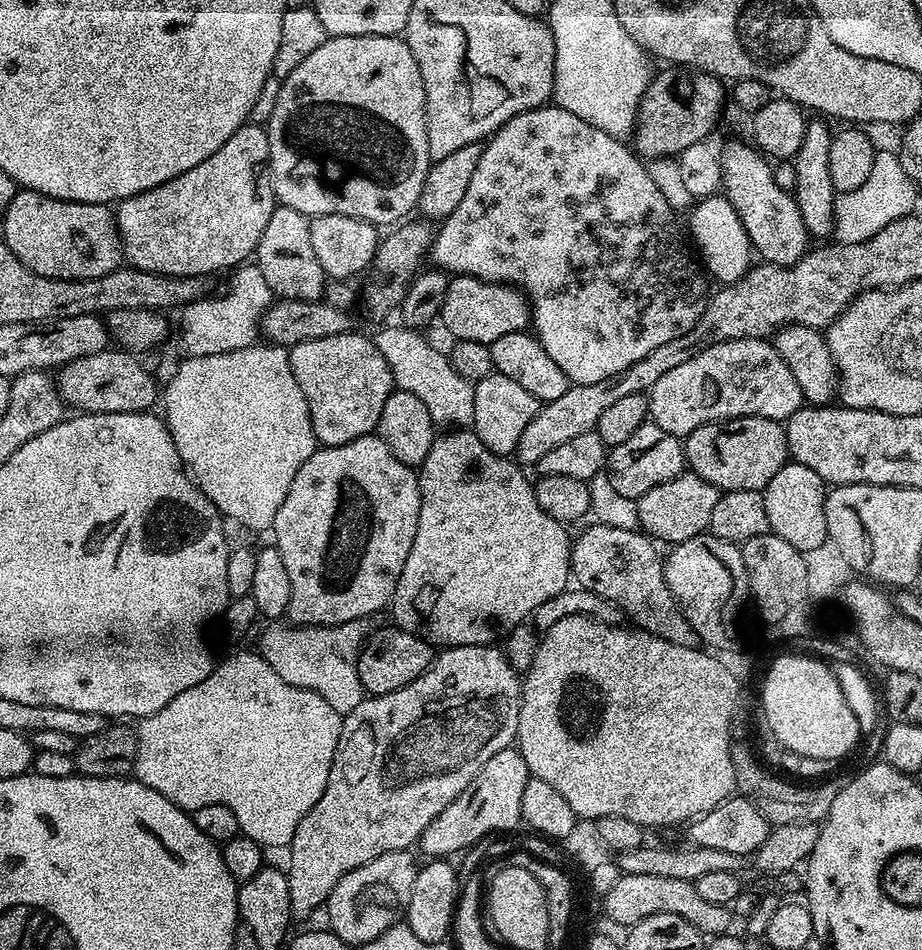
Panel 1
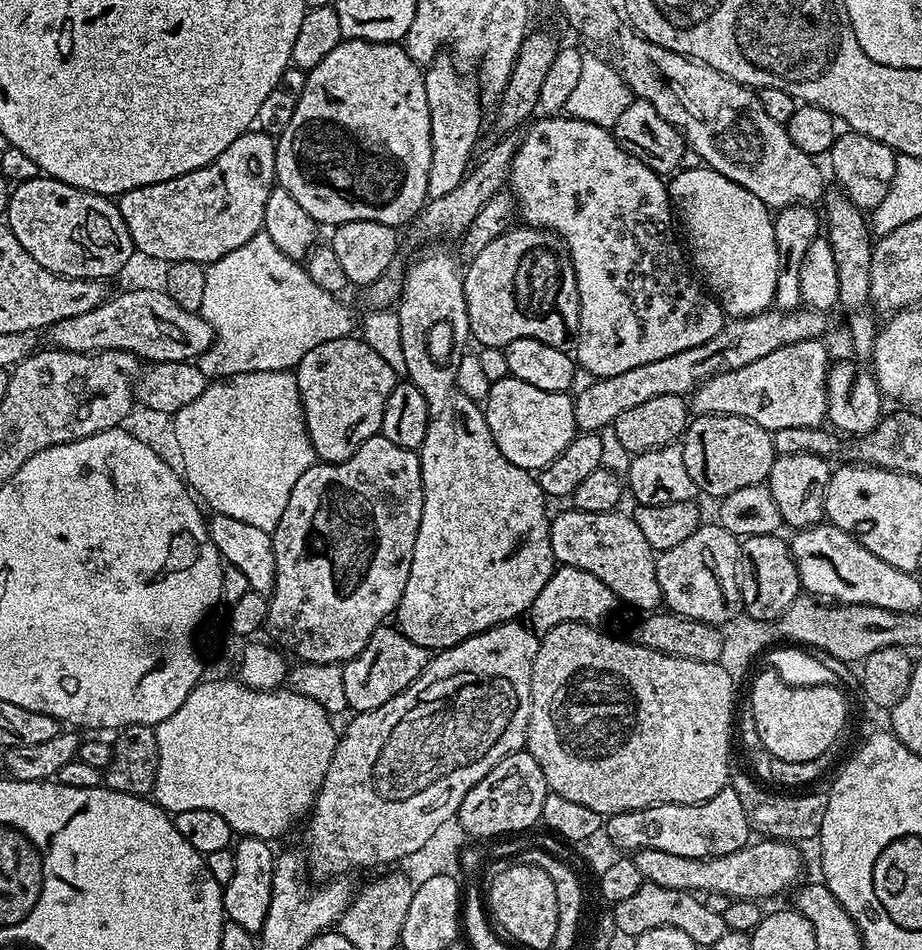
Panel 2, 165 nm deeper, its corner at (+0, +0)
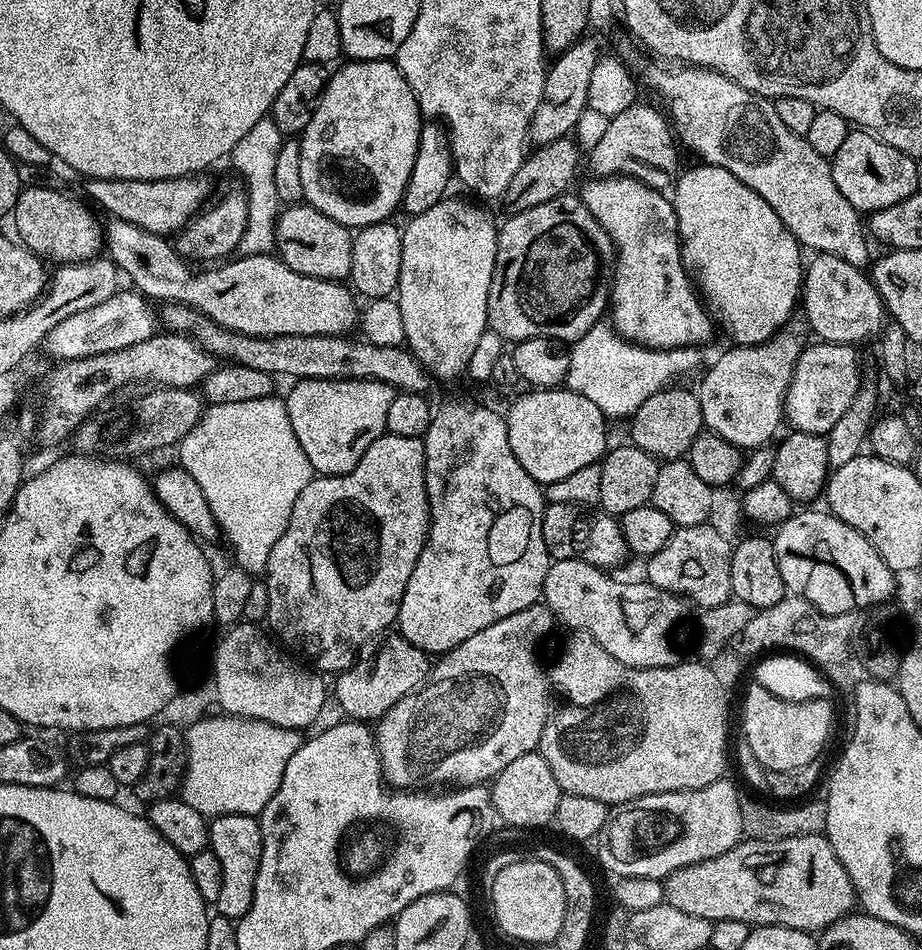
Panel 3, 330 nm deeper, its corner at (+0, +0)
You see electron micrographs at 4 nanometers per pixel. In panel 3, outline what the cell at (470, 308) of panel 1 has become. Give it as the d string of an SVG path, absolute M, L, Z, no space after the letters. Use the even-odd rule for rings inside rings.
M565 194L554 198L550 202L542 202L542 206L530 206L530 210L513 212L507 217L505 224L501 223L496 237L496 261L494 262L494 278L490 282L490 298L488 299L488 327L499 334L505 342L519 342L548 336L552 340L561 342L575 342L586 334L595 324L601 323L603 314L610 304L610 281L614 276L614 245L606 234L604 227L590 214L583 200L576 194Z

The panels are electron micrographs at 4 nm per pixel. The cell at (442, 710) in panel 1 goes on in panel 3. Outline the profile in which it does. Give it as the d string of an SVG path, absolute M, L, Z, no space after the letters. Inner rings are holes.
M543 602L531 604L526 610L518 610L518 614L510 614L490 626L486 630L478 630L474 638L466 638L457 648L451 648L443 653L440 660L435 661L434 671L430 679L423 686L402 698L391 708L385 716L380 717L374 728L376 737L376 753L380 756L380 768L384 771L384 779L396 790L428 790L431 784L444 784L440 786L478 786L483 782L491 781L503 768L510 766L514 758L522 758L522 754L535 752L539 749L542 730L550 715L550 685L546 675L545 665L540 665L540 656L536 651L540 648L540 639L551 630L554 617Z

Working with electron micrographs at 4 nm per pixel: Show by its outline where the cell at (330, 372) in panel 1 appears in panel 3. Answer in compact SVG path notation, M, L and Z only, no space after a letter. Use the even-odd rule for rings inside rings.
M297 379L296 384L289 390L284 405L290 418L290 426L294 426L294 434L306 450L306 458L310 458L313 473L321 476L341 476L354 466L366 454L370 442L379 436L385 435L387 429L387 414L391 403L394 402L397 389L381 380L302 380Z

